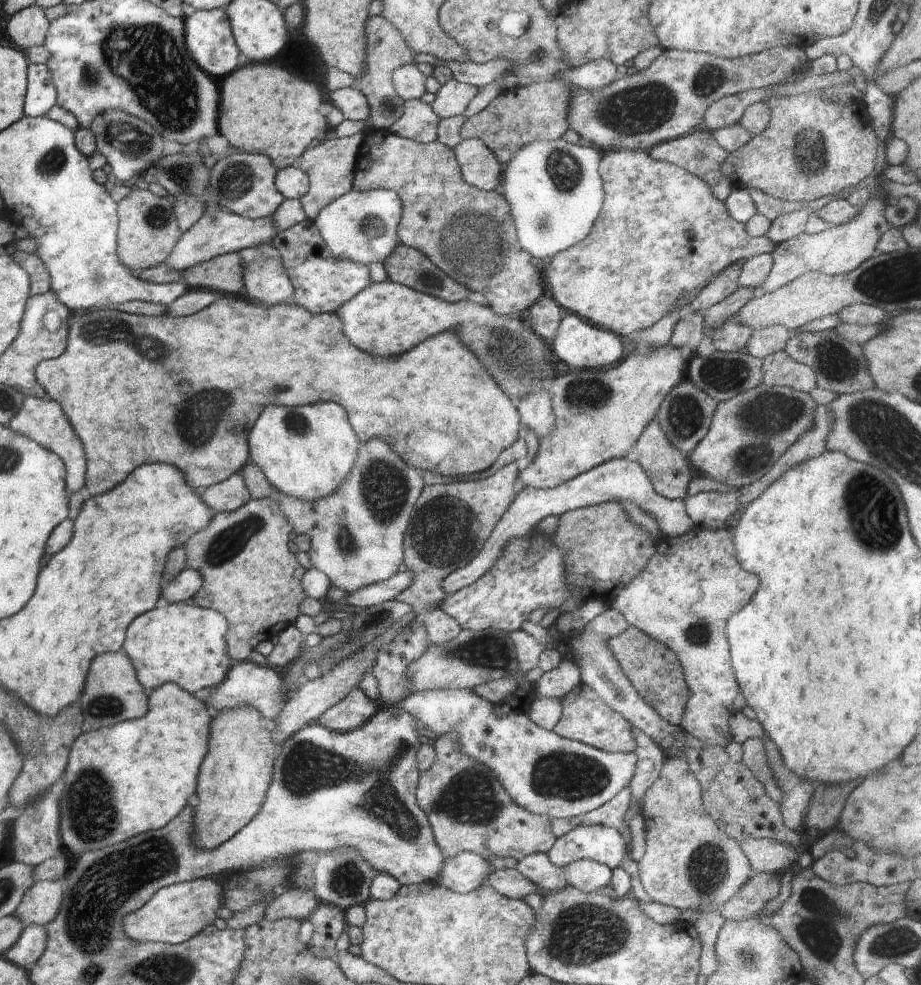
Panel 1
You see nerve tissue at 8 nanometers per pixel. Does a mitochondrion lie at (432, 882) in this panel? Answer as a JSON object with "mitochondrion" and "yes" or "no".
{"mitochondrion":"no"}

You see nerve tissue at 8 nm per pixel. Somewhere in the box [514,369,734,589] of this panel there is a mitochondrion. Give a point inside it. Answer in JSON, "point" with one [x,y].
{"point":[582,397]}

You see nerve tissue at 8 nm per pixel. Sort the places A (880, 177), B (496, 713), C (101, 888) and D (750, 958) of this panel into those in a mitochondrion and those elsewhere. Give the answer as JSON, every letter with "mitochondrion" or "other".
{"A":"other","B":"other","C":"mitochondrion","D":"mitochondrion"}

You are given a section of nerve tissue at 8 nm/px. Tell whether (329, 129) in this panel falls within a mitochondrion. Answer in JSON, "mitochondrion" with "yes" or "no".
{"mitochondrion":"no"}

